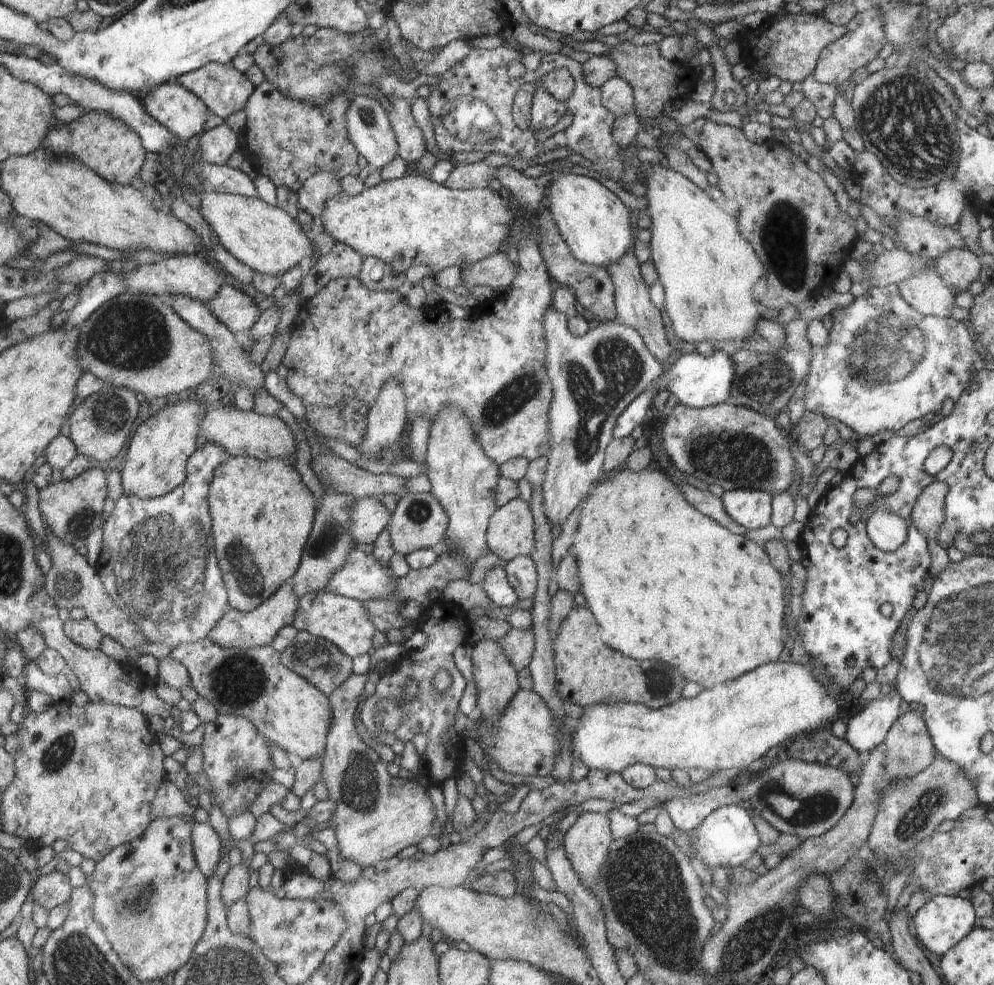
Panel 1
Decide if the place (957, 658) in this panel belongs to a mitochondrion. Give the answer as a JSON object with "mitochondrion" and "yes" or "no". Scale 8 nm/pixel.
{"mitochondrion":"yes"}

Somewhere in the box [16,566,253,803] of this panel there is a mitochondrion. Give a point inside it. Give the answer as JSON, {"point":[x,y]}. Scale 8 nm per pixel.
{"point":[58,756]}

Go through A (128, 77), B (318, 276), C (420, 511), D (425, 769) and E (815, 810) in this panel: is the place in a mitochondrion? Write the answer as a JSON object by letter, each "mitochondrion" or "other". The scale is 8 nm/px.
{"A":"other","B":"other","C":"mitochondrion","D":"other","E":"mitochondrion"}

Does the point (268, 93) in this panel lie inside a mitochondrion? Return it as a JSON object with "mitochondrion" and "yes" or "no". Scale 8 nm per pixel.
{"mitochondrion":"no"}

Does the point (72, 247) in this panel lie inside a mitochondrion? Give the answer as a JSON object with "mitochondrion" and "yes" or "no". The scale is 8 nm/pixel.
{"mitochondrion":"no"}

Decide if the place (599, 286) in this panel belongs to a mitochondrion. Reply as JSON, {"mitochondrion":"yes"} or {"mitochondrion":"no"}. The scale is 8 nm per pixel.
{"mitochondrion":"no"}

